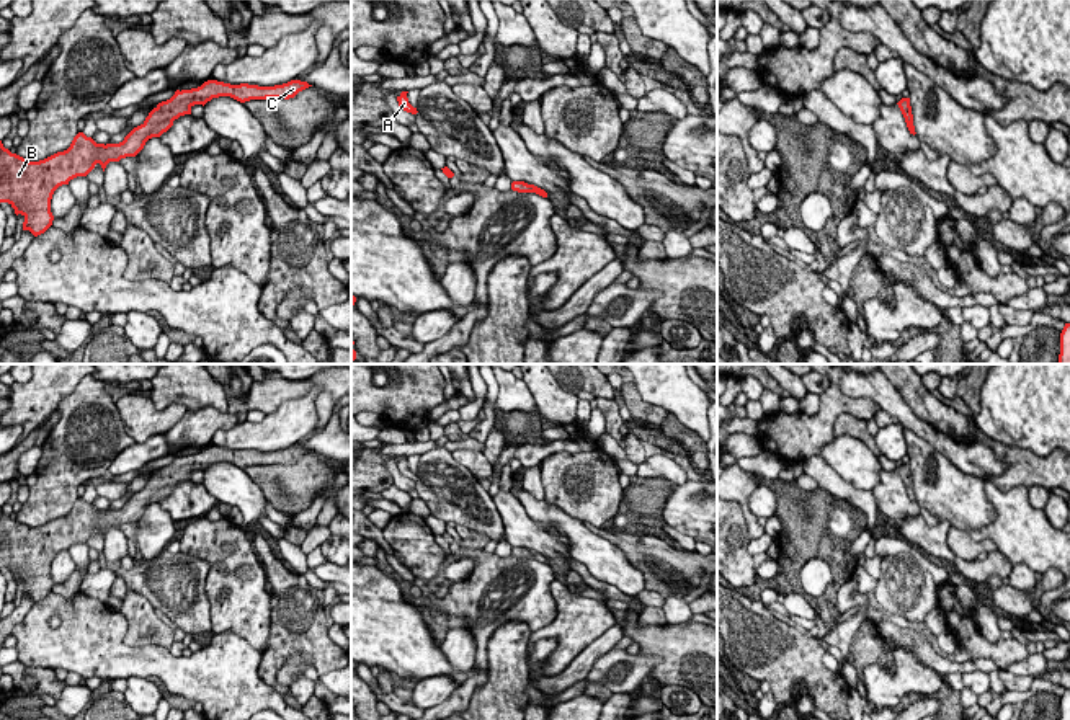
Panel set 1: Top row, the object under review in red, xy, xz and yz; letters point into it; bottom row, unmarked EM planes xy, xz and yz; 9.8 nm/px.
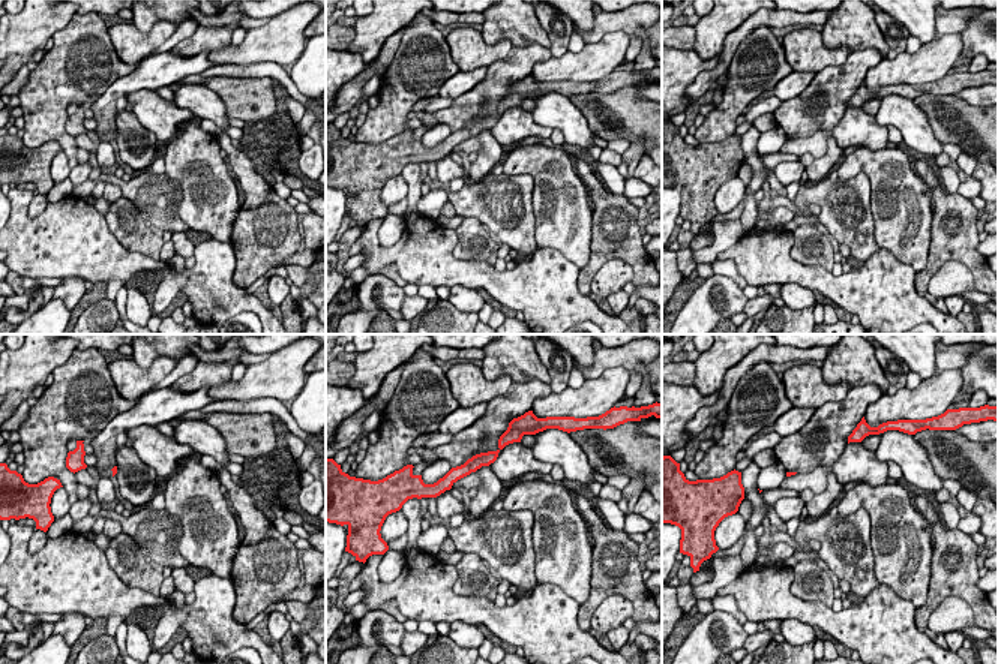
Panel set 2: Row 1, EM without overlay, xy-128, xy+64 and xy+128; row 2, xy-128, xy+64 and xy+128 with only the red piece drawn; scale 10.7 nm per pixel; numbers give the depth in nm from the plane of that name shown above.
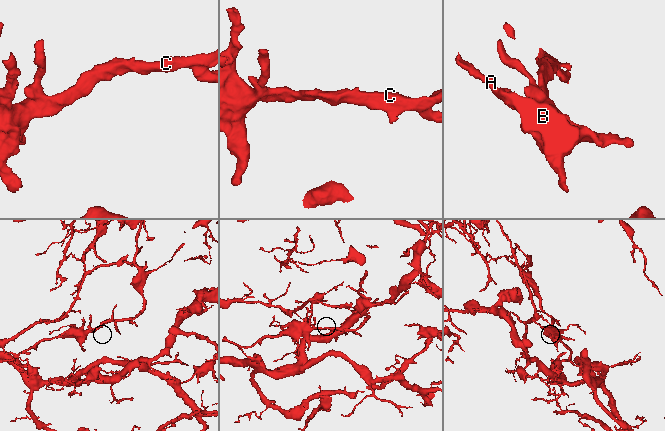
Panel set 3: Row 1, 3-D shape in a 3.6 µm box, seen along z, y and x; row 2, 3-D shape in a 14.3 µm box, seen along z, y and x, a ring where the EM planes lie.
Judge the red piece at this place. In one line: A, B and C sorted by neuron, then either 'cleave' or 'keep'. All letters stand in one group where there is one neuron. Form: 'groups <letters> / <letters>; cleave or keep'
groups A B / C; cleave

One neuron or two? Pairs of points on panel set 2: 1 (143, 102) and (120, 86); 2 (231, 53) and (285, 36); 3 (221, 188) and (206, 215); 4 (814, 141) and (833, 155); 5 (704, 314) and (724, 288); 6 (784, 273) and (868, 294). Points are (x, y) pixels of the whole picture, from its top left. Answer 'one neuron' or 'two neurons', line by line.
1: two neurons
2: one neuron
3: one neuron
4: two neurons
5: one neuron
6: one neuron

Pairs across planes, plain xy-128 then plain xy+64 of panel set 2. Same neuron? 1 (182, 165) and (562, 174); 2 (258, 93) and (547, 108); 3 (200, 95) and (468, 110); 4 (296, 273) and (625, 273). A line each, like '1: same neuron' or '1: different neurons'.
1: same neuron
2: different neurons
3: different neurons
4: different neurons

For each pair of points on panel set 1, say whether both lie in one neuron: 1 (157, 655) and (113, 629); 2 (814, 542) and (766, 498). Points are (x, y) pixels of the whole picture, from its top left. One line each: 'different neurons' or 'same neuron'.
1: same neuron
2: different neurons

